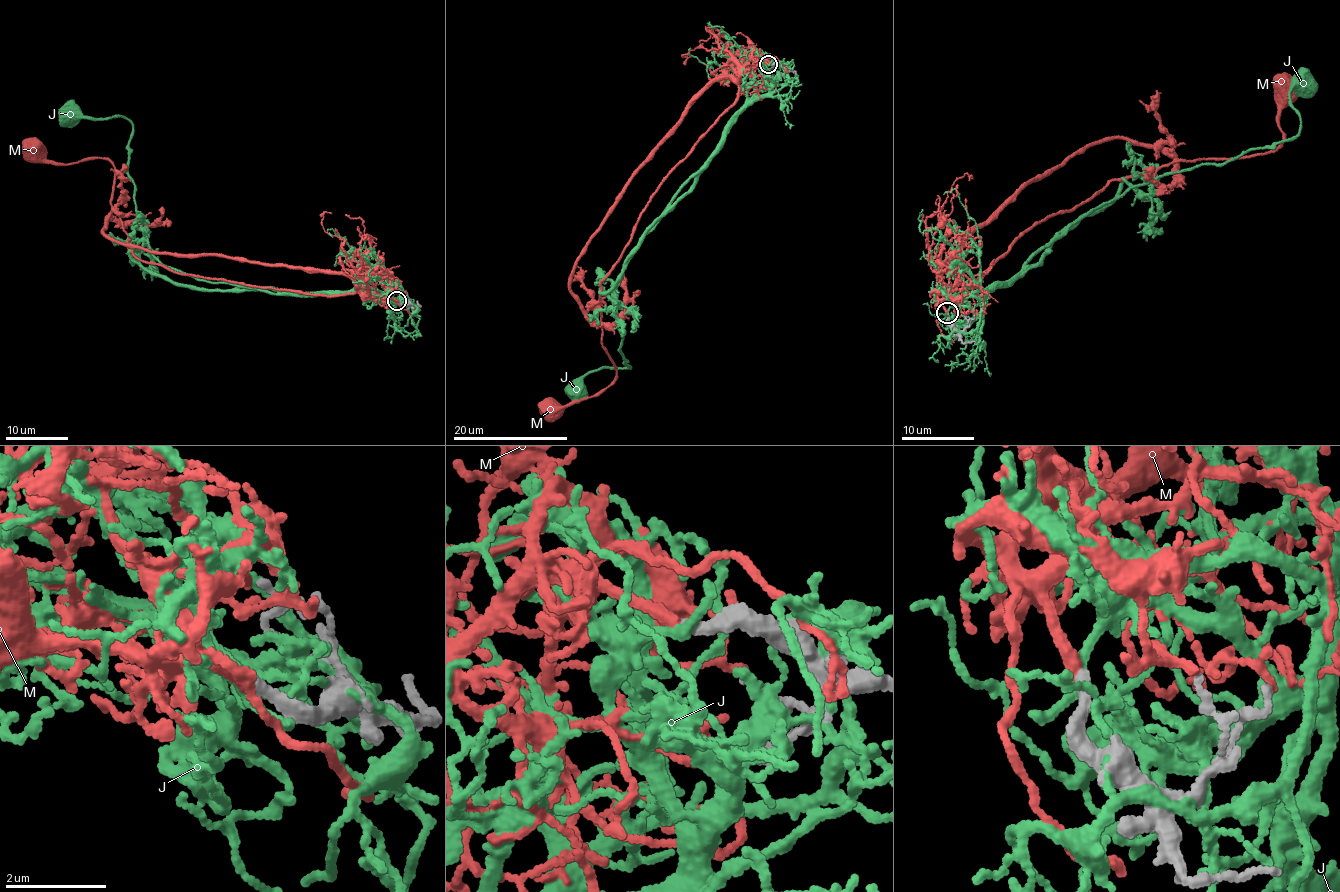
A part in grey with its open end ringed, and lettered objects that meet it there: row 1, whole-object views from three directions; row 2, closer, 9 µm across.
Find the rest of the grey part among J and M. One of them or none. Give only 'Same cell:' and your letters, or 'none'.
Same cell: M

